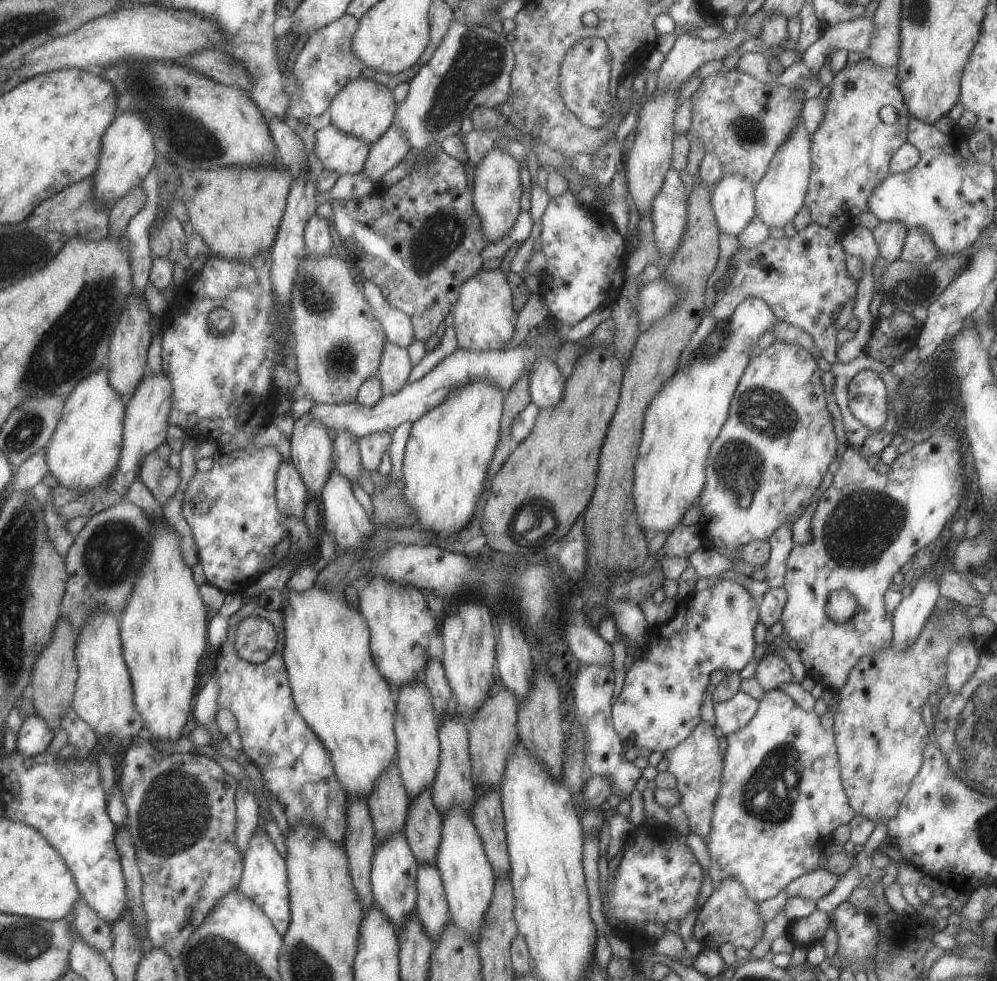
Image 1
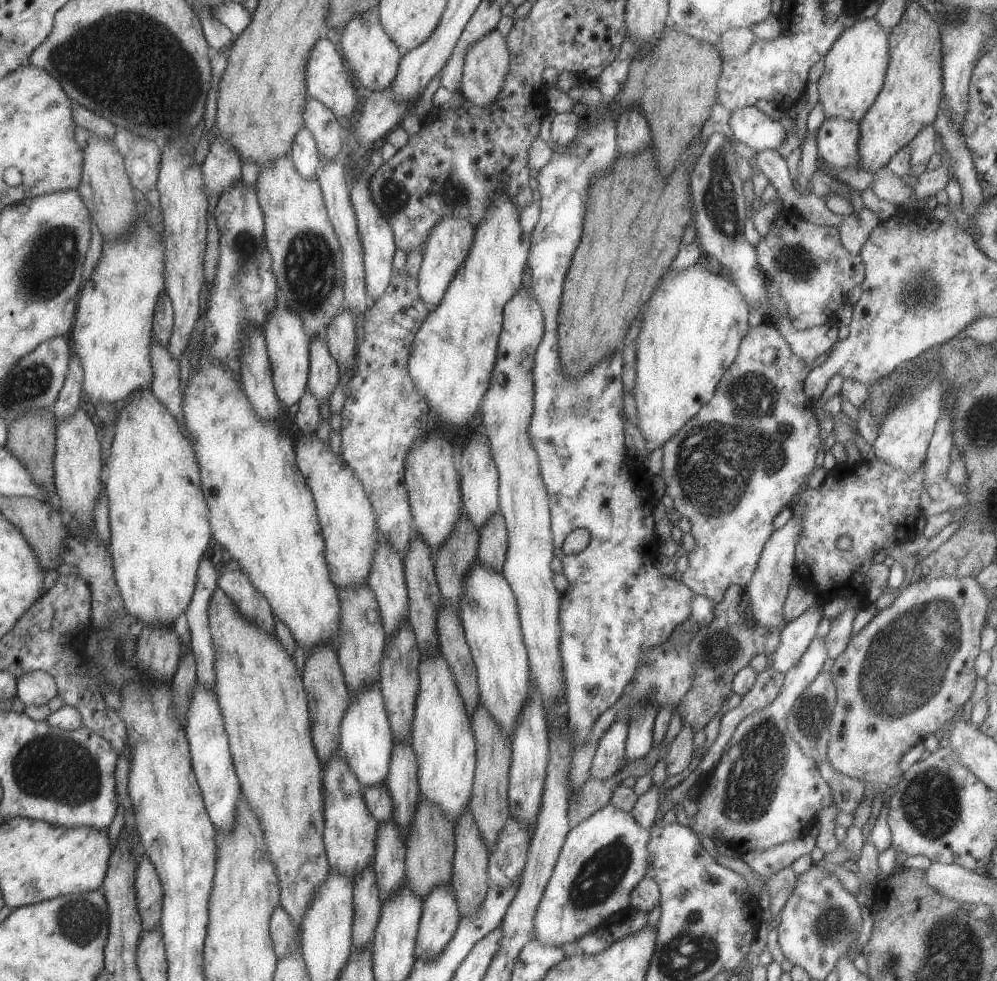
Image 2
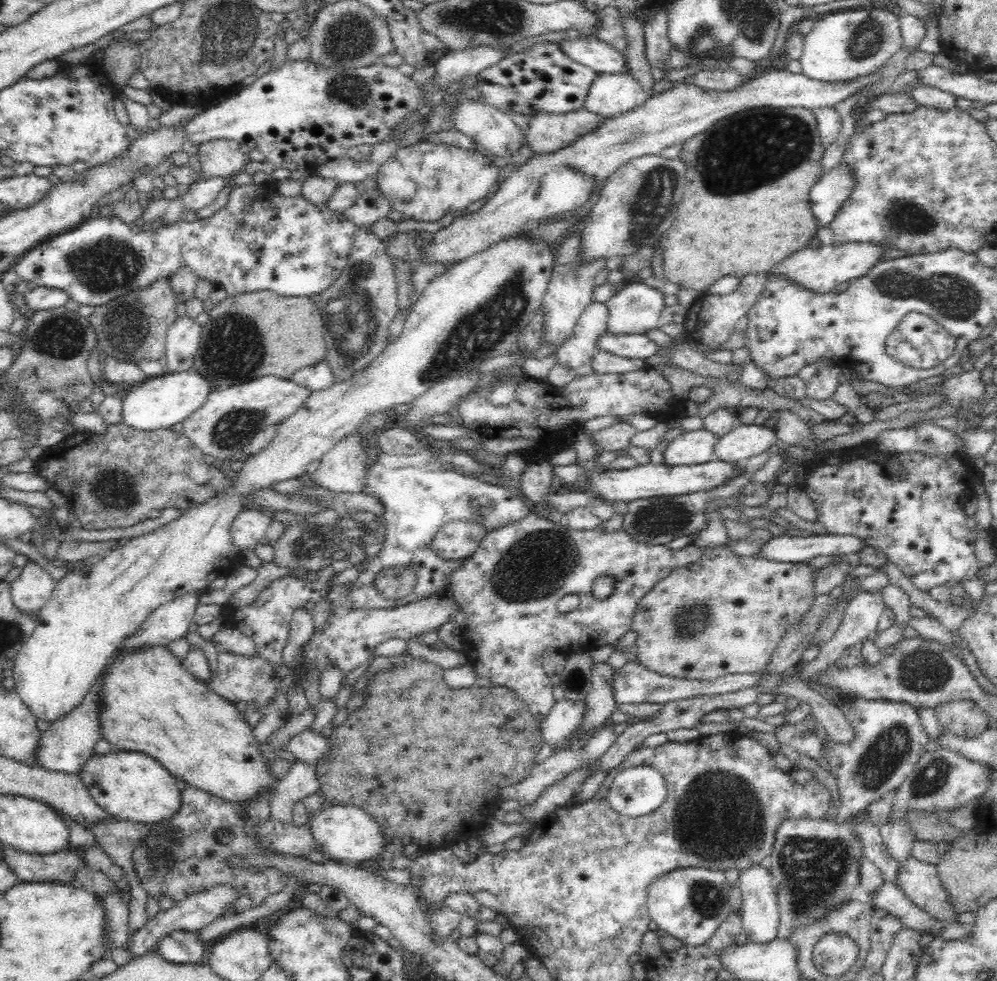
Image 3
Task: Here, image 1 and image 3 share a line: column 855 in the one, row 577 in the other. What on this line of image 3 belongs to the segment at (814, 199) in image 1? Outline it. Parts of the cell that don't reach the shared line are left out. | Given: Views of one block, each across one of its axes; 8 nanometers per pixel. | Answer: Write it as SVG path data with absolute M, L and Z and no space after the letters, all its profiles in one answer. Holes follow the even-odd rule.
M510 236L510 238L502 240L502 242L498 242L496 246L490 246L488 250L482 250L480 254L474 254L474 256L466 258L466 260L462 260L462 262L458 262L458 264L453 264L452 266L447 267L443 274L435 276L429 280L426 287L419 294L419 297L417 297L416 300L413 300L413 305L404 319L402 332L394 339L394 342L388 342L386 348L378 354L378 358L374 358L374 362L366 364L366 368L364 368L364 370L358 370L358 372L352 373L347 379L336 381L328 388L314 392L310 391L310 394L296 409L296 412L291 414L288 418L285 418L284 421L280 422L281 425L278 426L278 432L276 432L274 440L272 440L272 442L270 442L267 447L264 447L259 453L250 456L246 462L237 465L239 467L239 475L234 478L236 479L236 482L234 482L234 486L232 486L232 488L228 488L224 494L220 494L220 496L216 496L216 498L210 498L208 502L202 502L202 504L189 507L182 516L177 517L175 520L172 520L147 534L132 537L130 540L126 541L124 545L118 545L117 548L108 551L107 554L103 556L102 560L98 560L98 562L90 564L90 567L80 567L79 569L66 574L66 576L64 576L61 580L58 580L55 590L53 591L52 598L50 598L50 601L36 614L38 618L36 619L36 626L34 626L34 634L22 643L20 650L17 652L16 658L14 659L14 666L12 668L13 673L11 674L15 682L15 692L30 709L30 712L33 714L35 720L44 720L44 722L48 722L48 724L54 724L54 722L58 722L58 720L66 718L70 712L76 710L78 706L82 705L82 702L90 693L92 686L101 675L103 666L108 663L113 654L117 652L122 642L139 630L140 626L144 624L144 622L146 622L146 620L150 617L150 614L153 613L153 610L156 610L160 605L166 604L166 602L172 602L172 600L174 600L174 598L178 598L178 596L188 594L188 592L194 592L194 590L206 590L215 578L218 576L228 576L234 568L237 568L242 564L242 560L240 558L242 553L237 546L232 544L230 538L230 525L232 524L234 517L242 509L253 505L253 501L251 501L250 498L254 492L267 489L276 481L285 481L286 479L294 479L296 476L302 476L305 472L306 466L310 464L310 462L313 460L318 462L321 456L326 454L327 450L330 450L335 444L338 444L342 438L346 438L348 434L352 434L354 430L358 430L358 426L360 426L362 422L366 422L366 418L370 418L372 414L382 412L382 410L391 410L394 406L396 406L396 404L408 405L410 401L413 401L416 397L420 396L425 390L428 390L435 384L445 381L446 378L449 379L469 374L470 372L476 370L477 367L486 360L495 358L496 356L501 356L502 354L507 354L507 352L514 350L516 342L518 342L518 338L520 338L520 334L524 332L526 326L530 326L532 318L536 316L536 310L541 309L541 304L554 268L554 264L554 245L547 244L547 242L543 242L543 240L525 238L525 236Z

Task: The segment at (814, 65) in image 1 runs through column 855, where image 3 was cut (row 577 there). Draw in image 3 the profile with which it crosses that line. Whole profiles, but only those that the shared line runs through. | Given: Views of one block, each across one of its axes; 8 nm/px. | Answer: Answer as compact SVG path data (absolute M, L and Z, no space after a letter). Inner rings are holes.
M30 562L11 584L12 603L22 614L37 614L52 598L56 584L40 565Z

